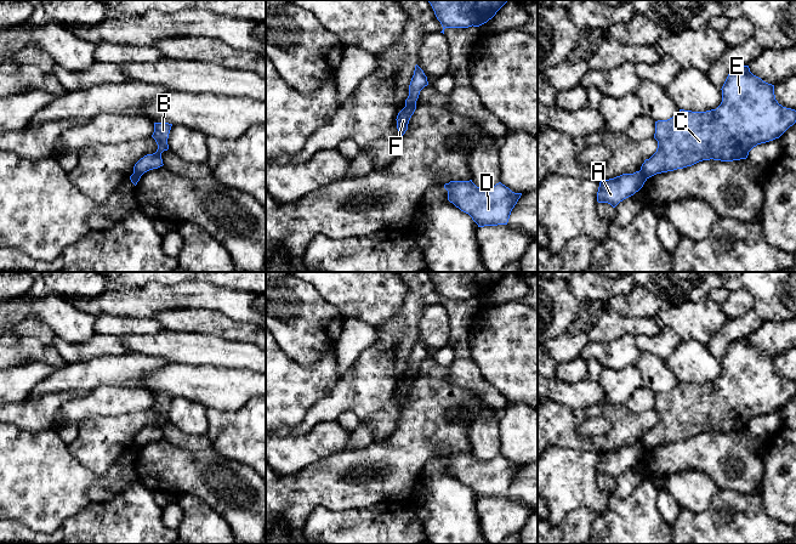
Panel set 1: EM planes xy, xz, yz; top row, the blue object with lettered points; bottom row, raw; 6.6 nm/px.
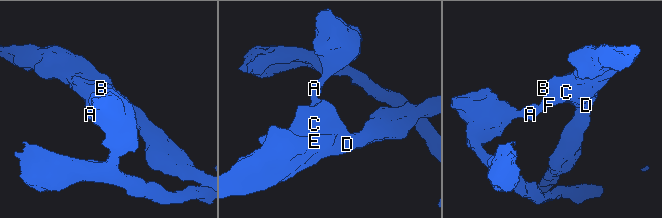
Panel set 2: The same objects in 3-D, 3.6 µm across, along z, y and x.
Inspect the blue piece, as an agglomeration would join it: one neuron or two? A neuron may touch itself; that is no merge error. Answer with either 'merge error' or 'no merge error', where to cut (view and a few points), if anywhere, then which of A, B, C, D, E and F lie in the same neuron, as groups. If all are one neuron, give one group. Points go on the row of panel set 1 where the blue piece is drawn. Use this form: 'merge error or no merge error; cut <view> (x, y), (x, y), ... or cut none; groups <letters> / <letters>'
merge error; cut xz (415, 102), (405, 106); groups A / B C D E F

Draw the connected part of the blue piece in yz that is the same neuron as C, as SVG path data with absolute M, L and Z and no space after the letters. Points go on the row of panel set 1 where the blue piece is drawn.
M749 66L733 69L721 90L722 102L716 109L706 112L680 109L675 117L655 121L654 138L658 141L658 148L641 166L647 178L703 160L746 159L754 147L779 138L796 123L796 110L779 104L774 85L754 75Z

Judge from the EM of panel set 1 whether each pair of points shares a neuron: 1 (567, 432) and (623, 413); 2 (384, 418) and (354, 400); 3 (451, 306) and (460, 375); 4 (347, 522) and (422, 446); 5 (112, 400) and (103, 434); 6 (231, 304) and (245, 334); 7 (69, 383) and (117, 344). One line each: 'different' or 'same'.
1: same
2: same
3: same
4: different
5: different
6: different
7: different

